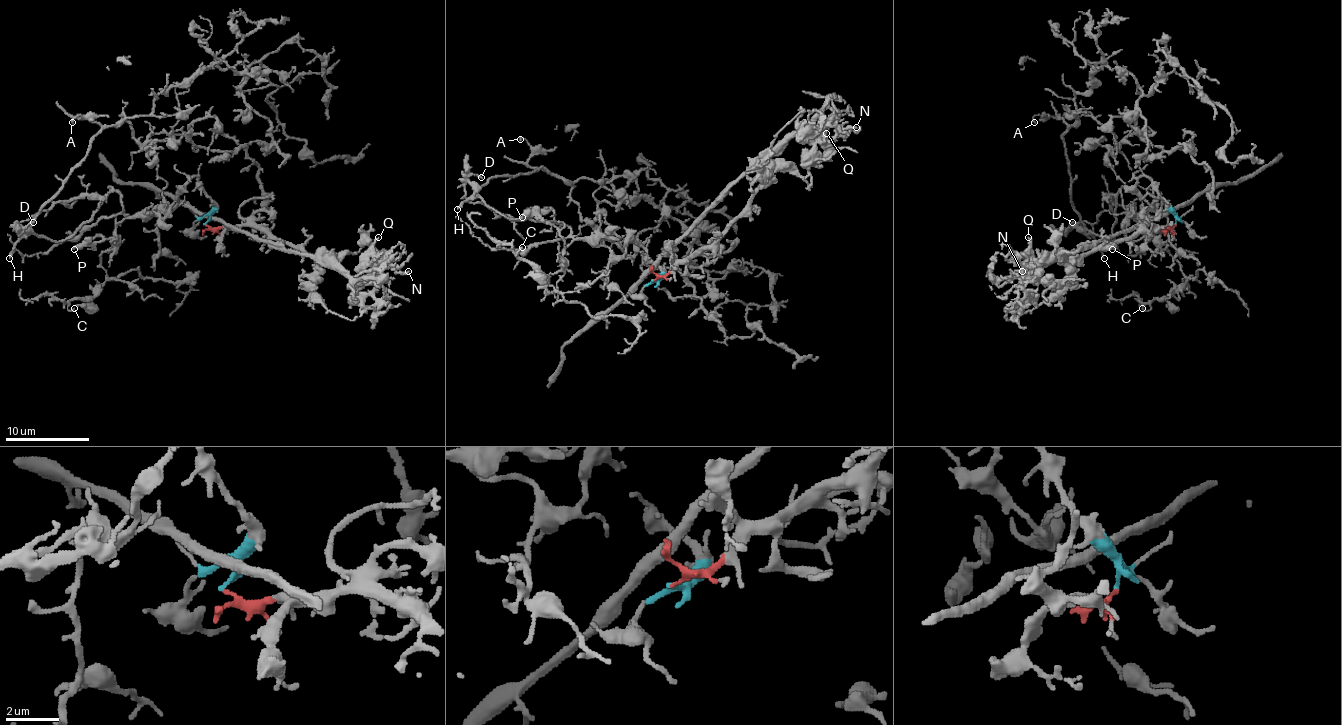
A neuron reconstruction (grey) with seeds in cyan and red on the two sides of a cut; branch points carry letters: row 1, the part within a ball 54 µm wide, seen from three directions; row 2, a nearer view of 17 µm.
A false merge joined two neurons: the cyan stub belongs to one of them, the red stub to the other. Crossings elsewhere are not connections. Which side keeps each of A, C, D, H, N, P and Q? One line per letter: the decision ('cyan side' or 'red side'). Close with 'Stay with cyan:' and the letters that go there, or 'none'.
A: cyan side
C: cyan side
D: cyan side
H: cyan side
N: red side
P: cyan side
Q: red side
Stay with cyan: A, C, D, H, P

